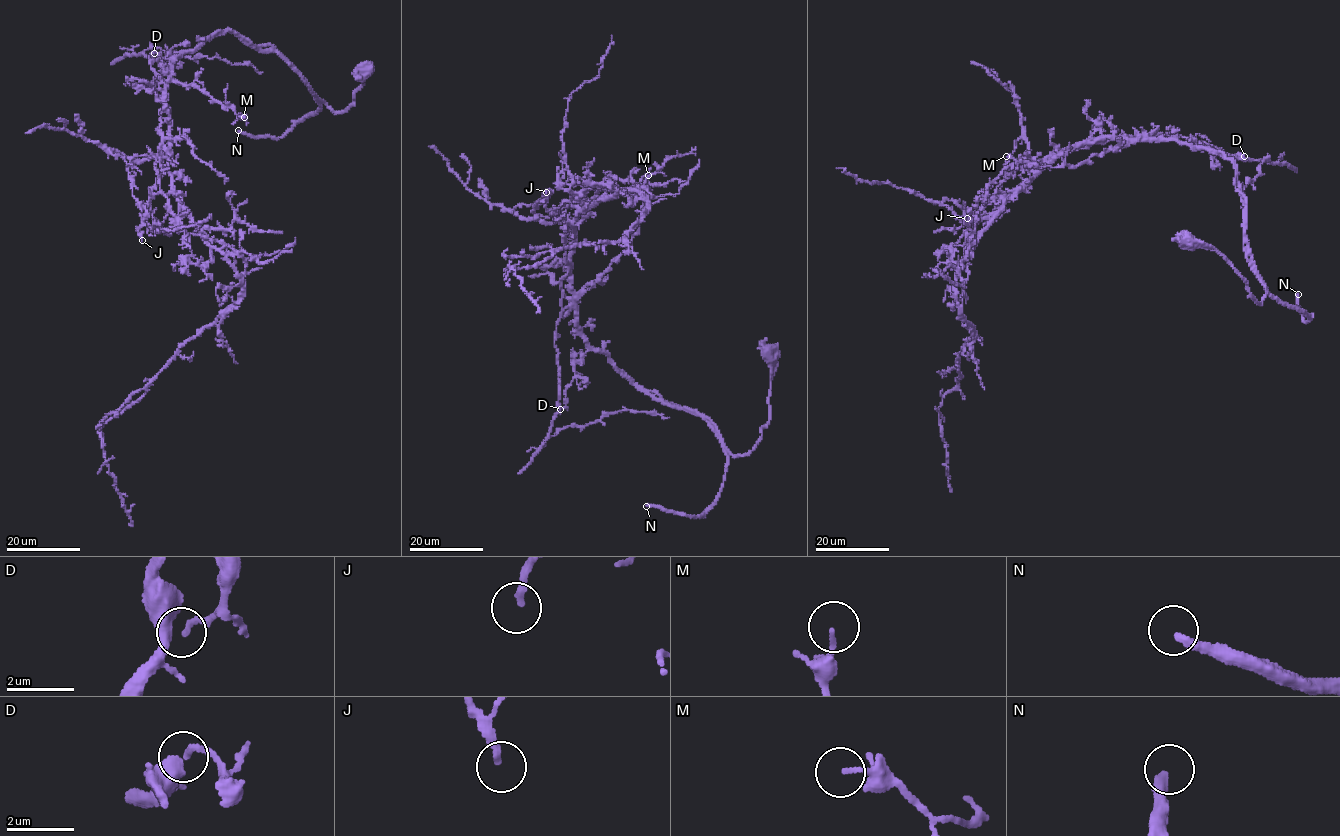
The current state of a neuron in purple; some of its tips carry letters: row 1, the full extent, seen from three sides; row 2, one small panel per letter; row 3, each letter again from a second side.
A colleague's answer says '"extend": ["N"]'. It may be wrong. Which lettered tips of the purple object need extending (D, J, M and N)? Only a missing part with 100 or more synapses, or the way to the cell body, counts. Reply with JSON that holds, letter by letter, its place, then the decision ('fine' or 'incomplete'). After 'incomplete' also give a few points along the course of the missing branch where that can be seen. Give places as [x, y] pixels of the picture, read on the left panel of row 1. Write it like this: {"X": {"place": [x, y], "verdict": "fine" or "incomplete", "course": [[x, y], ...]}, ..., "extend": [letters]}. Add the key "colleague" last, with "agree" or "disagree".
{"D": {"place": [154, 53], "verdict": "fine"}, "J": {"place": [142, 240], "verdict": "fine"}, "M": {"place": [244, 117], "verdict": "fine"}, "N": {"place": [238, 130], "verdict": "incomplete"}, "extend": ["N"], "colleague": "agree"}

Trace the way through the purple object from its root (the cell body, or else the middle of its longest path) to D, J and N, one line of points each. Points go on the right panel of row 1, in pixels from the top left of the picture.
D: (1187, 241), (1215, 249), (1262, 303), (1237, 170), (1192, 145), (1244, 156)
J: (1187, 241), (1215, 249), (1262, 303), (1233, 162), (1175, 139), (1077, 143), (967, 218)
N: (1187, 241), (1222, 255), (1252, 300), (1262, 303), (1264, 285), (1305, 312), (1304, 322), (1298, 294)

